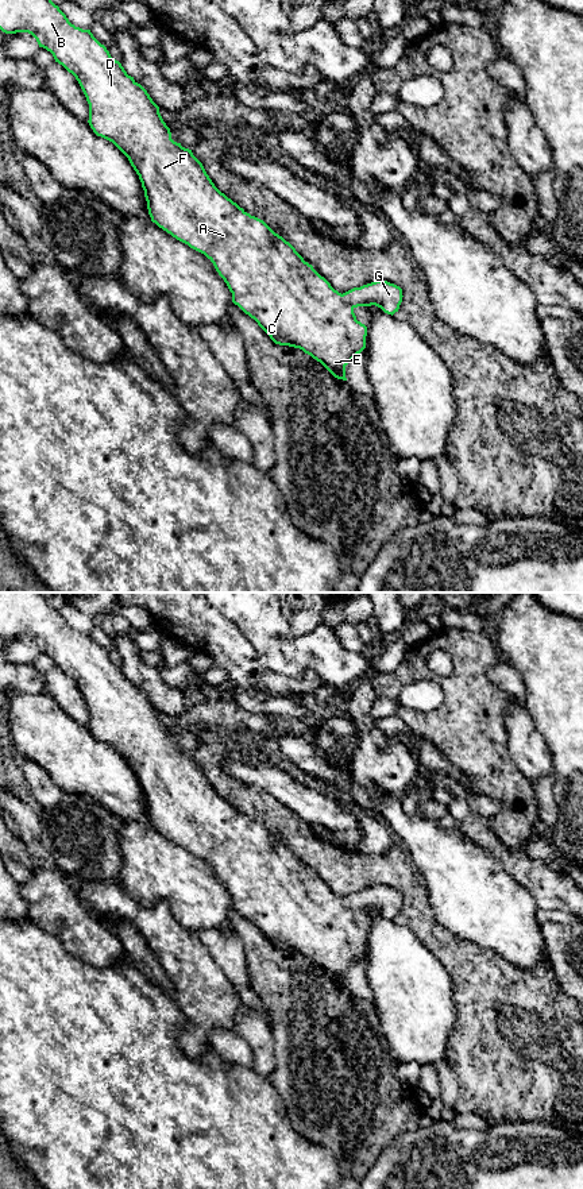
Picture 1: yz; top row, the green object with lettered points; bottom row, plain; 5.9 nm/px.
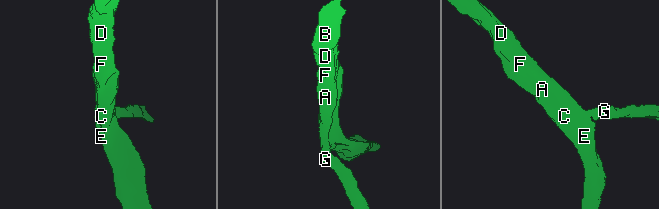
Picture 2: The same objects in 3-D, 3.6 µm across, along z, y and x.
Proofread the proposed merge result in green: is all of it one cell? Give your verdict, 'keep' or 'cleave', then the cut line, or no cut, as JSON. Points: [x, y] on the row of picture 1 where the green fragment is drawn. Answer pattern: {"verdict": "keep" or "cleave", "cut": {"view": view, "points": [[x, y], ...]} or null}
{"verdict": "keep", "cut": null}

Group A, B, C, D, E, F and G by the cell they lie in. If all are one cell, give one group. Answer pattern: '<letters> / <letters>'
A B C D E F G

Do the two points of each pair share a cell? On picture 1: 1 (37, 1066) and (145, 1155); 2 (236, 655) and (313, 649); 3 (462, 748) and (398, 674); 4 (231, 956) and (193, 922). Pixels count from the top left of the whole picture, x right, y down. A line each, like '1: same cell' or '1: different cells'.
1: same cell
2: different cells
3: same cell
4: different cells

